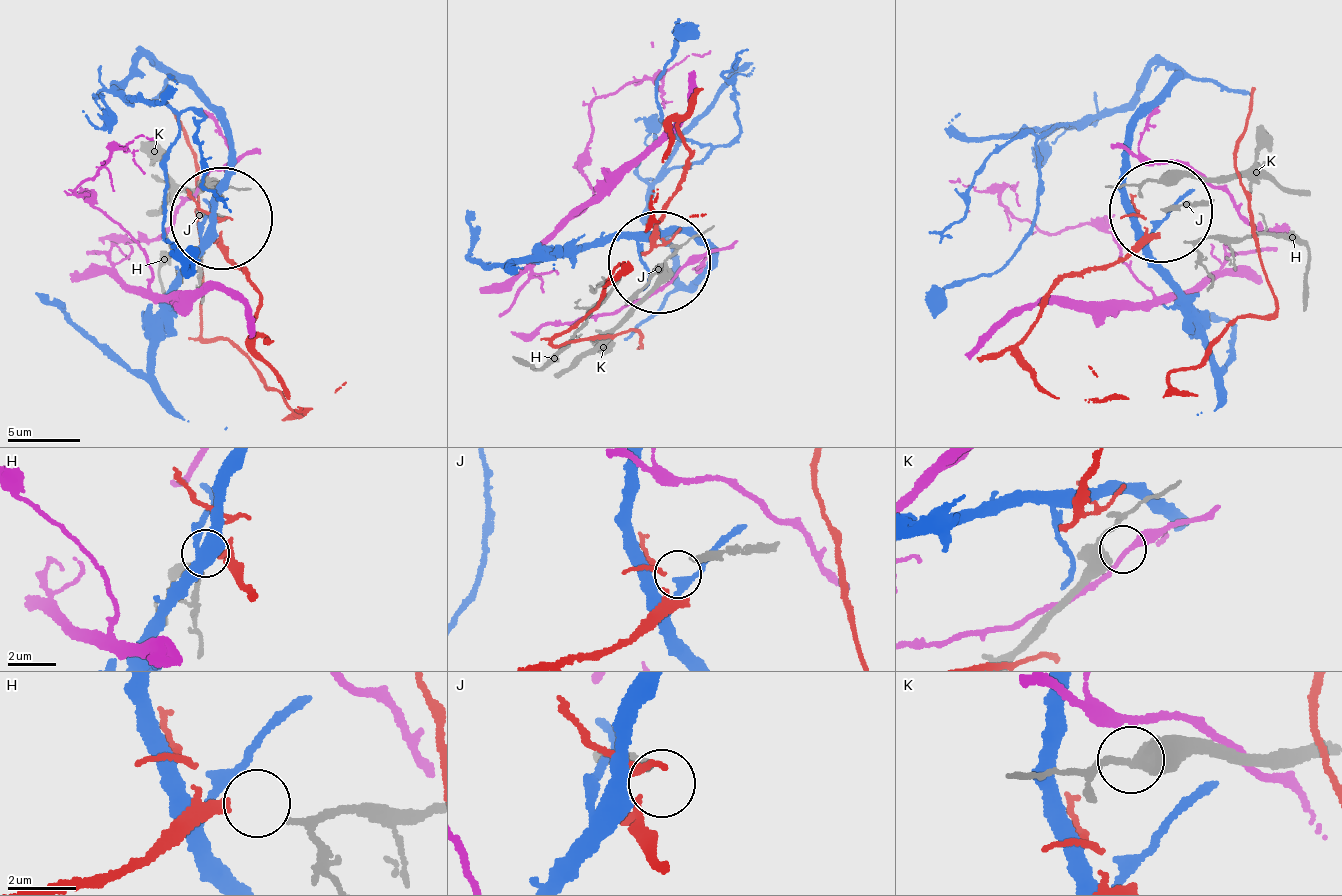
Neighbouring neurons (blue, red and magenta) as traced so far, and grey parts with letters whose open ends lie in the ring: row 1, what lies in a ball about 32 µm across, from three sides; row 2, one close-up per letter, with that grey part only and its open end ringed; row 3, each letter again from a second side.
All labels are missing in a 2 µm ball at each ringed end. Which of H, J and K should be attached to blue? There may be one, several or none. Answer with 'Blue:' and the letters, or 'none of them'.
Blue: none of them

